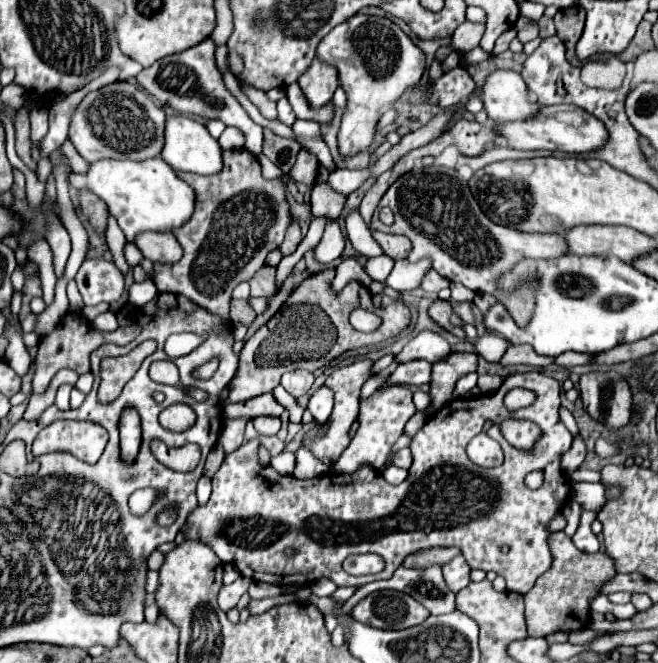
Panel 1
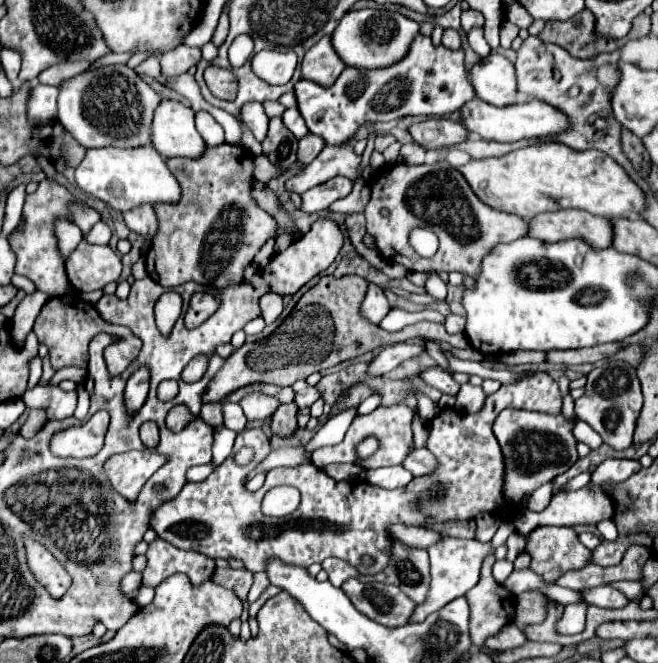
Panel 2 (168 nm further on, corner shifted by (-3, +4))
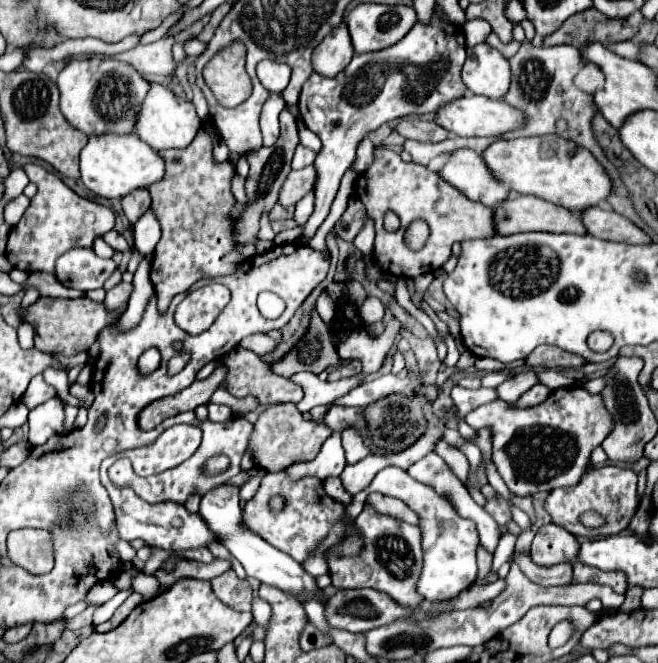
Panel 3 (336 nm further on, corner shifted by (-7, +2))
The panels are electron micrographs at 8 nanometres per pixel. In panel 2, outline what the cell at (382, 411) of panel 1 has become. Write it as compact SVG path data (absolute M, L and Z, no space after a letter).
M369 437L369 439L365 439L363 443L359 443L359 447L357 447L357 453L359 453L359 457L369 457L375 449L379 447L379 443L377 443L377 439L375 437Z

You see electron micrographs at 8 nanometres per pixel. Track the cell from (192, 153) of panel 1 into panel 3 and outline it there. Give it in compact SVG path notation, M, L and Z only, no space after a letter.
M151 83L151 89L145 97L145 105L137 117L137 135L151 145L155 151L163 151L163 149L185 149L195 135L199 133L199 129L203 127L201 119L195 113L195 105L191 101L185 101L181 97L177 97L171 89Z

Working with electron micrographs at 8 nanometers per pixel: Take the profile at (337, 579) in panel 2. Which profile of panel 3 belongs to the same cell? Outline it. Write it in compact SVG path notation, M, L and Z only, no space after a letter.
M369 505L357 517L357 529L365 533L365 553L361 557L341 557L329 561L329 573L335 587L373 587L389 593L407 609L417 609L421 605L421 595L417 593L417 581L423 569L421 551L421 529L391 519L373 511Z

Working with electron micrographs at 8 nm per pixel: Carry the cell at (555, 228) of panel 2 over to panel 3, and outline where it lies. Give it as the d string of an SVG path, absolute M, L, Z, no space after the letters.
M519 195L505 201L505 205L495 207L495 223L501 235L527 231L587 235L581 217L573 211L533 195Z

